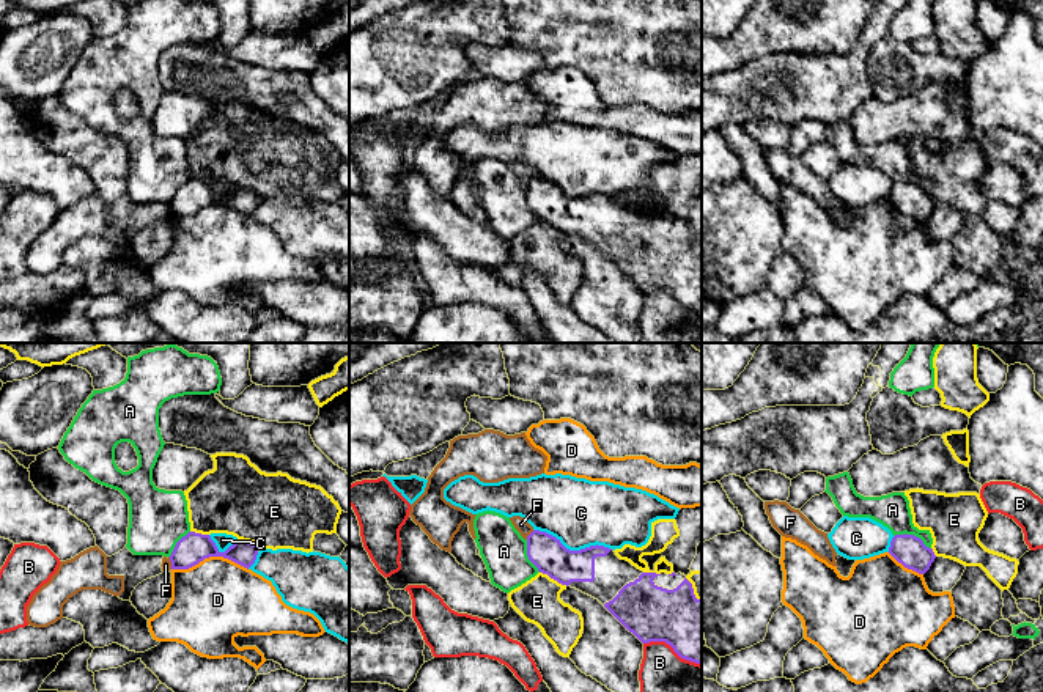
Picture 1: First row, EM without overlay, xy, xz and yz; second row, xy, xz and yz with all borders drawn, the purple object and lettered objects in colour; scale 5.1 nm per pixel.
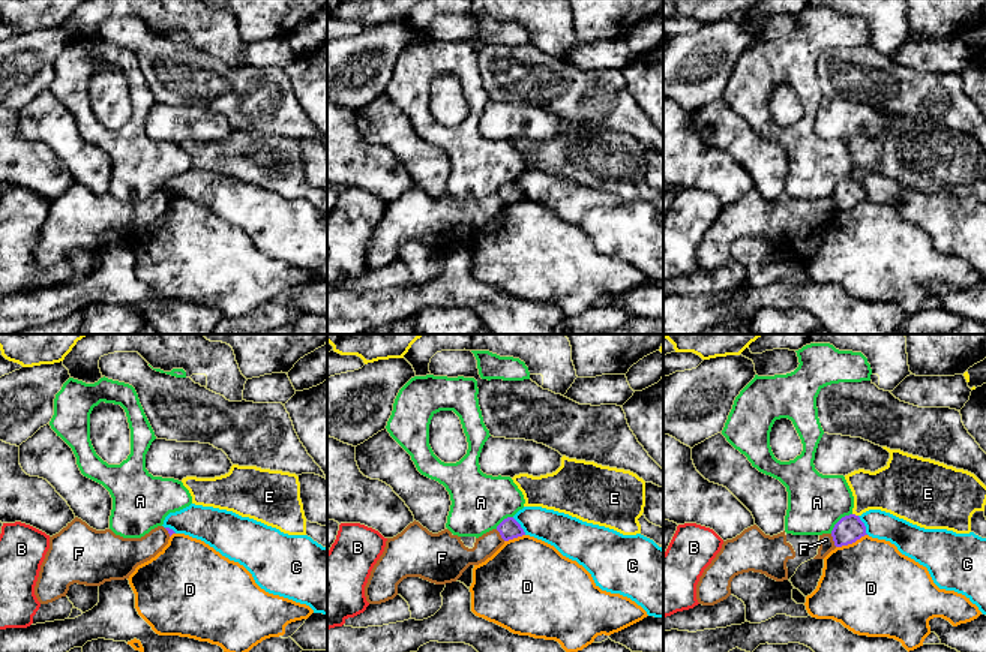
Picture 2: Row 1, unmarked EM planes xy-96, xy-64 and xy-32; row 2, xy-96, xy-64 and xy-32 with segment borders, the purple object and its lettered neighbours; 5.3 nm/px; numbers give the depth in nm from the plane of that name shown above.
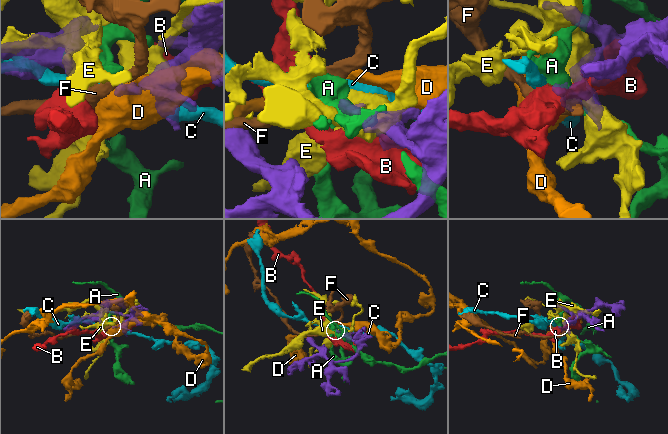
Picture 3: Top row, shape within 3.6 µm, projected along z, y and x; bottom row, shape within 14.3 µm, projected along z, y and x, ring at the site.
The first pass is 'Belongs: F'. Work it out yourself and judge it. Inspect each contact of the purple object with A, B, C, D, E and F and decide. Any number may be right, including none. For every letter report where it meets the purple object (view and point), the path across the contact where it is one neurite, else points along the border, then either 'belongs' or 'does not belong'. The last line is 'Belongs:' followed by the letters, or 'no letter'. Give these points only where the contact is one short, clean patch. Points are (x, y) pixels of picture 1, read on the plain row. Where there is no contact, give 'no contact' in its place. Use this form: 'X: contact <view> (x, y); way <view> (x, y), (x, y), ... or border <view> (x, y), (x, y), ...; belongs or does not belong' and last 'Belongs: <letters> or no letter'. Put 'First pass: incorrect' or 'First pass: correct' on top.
First pass: incorrect
A: contact yz (913, 183); border yz (894, 183), (916, 183), (930, 197); does not belong
B: contact xz (672, 294); does not belong
C: contact xz (573, 198); does not belong
D: contact xy (210, 203); does not belong
E: contact xz (554, 227); does not belong
F: contact xz (529, 183); border xz (534, 178), (526, 186); does not belong
Belongs: no letter

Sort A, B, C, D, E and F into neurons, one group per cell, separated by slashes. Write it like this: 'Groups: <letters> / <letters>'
Groups: A / B / C / D / E / F

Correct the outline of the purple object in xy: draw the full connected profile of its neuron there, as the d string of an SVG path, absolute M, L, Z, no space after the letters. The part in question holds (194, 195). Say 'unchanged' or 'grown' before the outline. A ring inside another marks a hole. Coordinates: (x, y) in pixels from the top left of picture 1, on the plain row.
unchanged; M189 179L176 190L170 209L171 217L189 217L205 206L223 204L249 217L256 208L258 197L253 190L238 187L225 200L220 200L209 182Z

